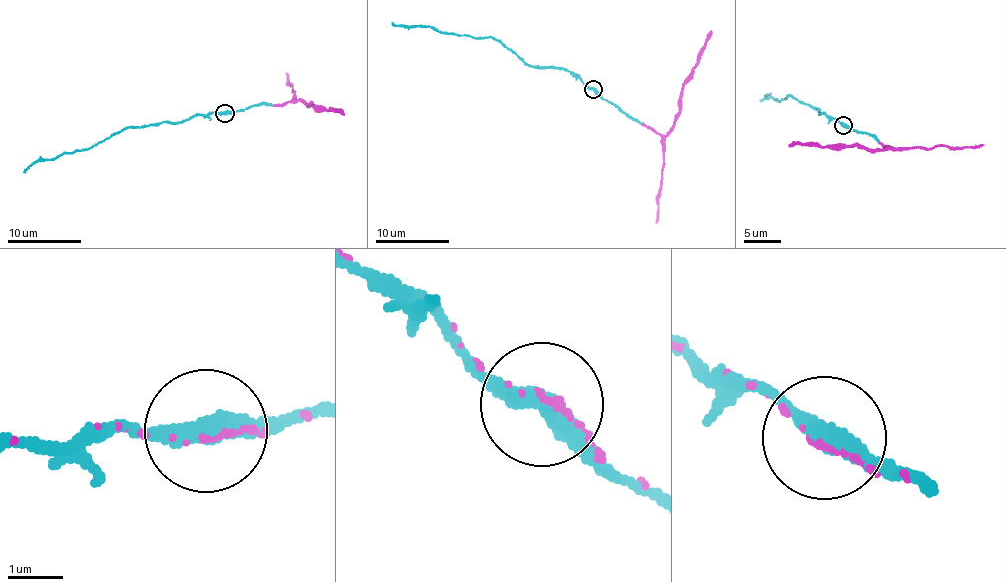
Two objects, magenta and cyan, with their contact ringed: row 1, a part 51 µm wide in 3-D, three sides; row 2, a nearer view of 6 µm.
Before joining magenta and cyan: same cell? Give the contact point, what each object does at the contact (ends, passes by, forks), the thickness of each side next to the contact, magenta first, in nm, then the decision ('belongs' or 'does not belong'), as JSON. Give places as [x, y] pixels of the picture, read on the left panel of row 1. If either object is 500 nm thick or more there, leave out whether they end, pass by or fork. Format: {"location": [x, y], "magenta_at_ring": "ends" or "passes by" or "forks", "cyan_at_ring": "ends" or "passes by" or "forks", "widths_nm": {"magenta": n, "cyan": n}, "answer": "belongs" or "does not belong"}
{"location": [225, 113], "magenta_at_ring": "passes by", "cyan_at_ring": "passes by", "widths_nm": {"magenta": 70, "cyan": 400}, "answer": "belongs"}

